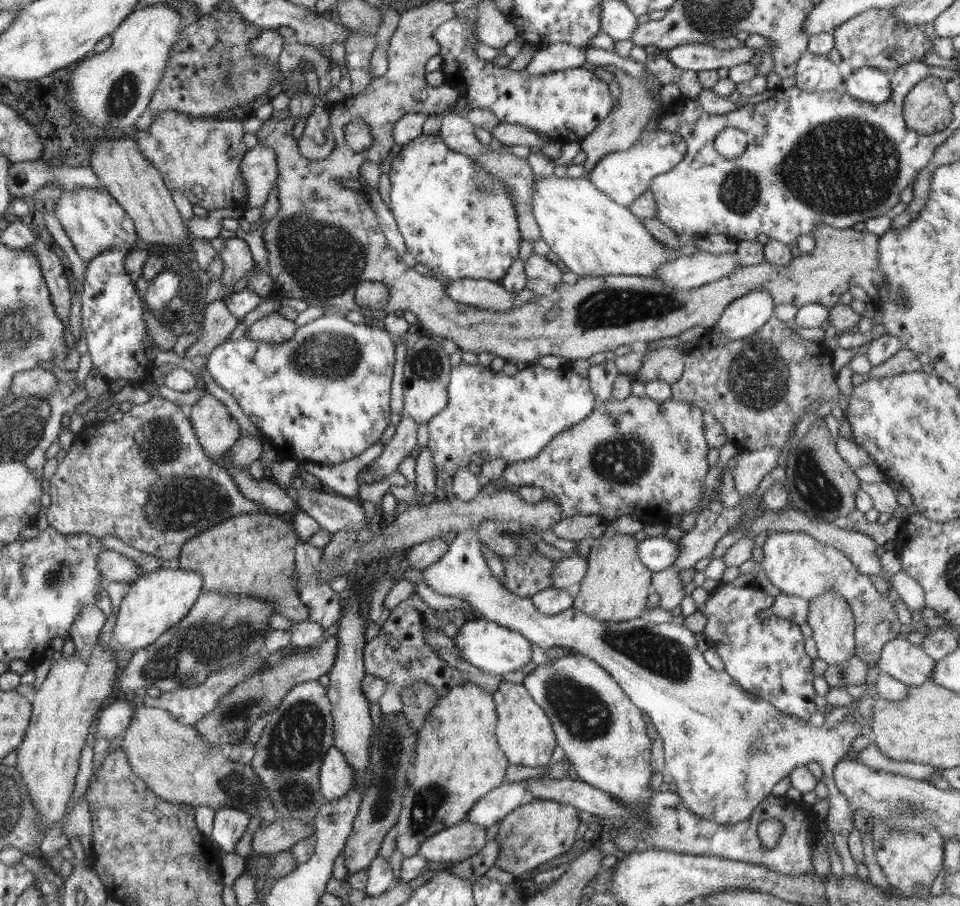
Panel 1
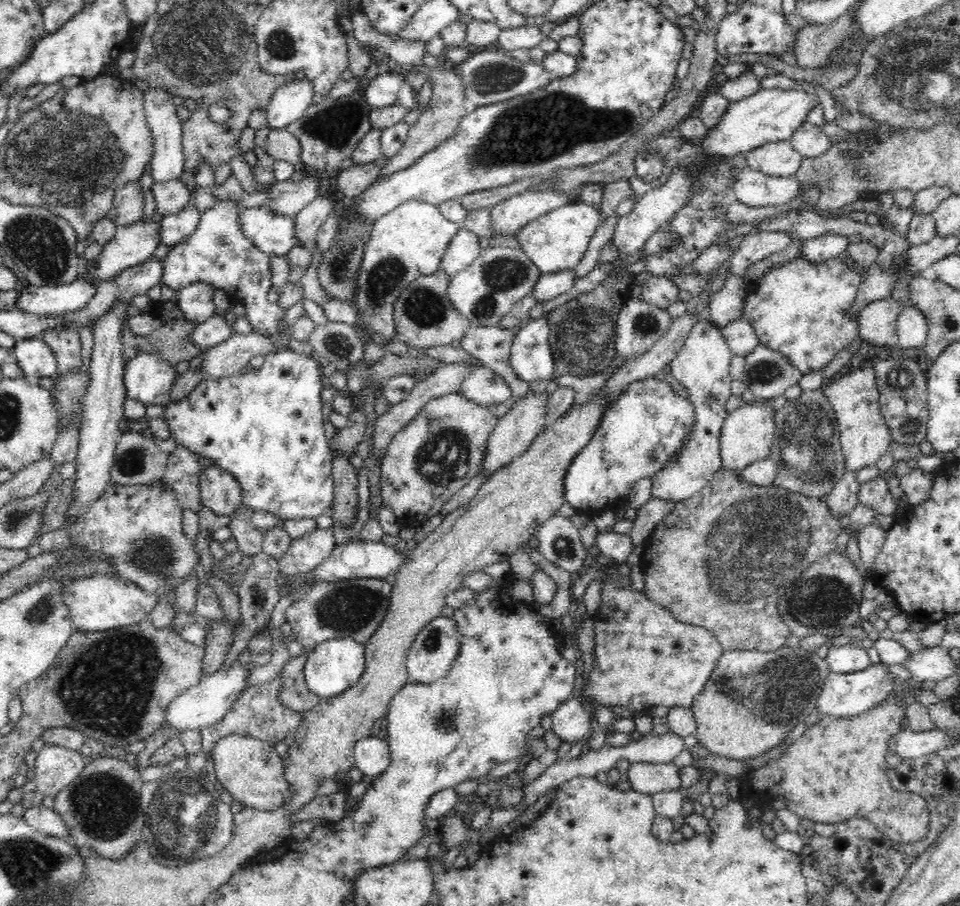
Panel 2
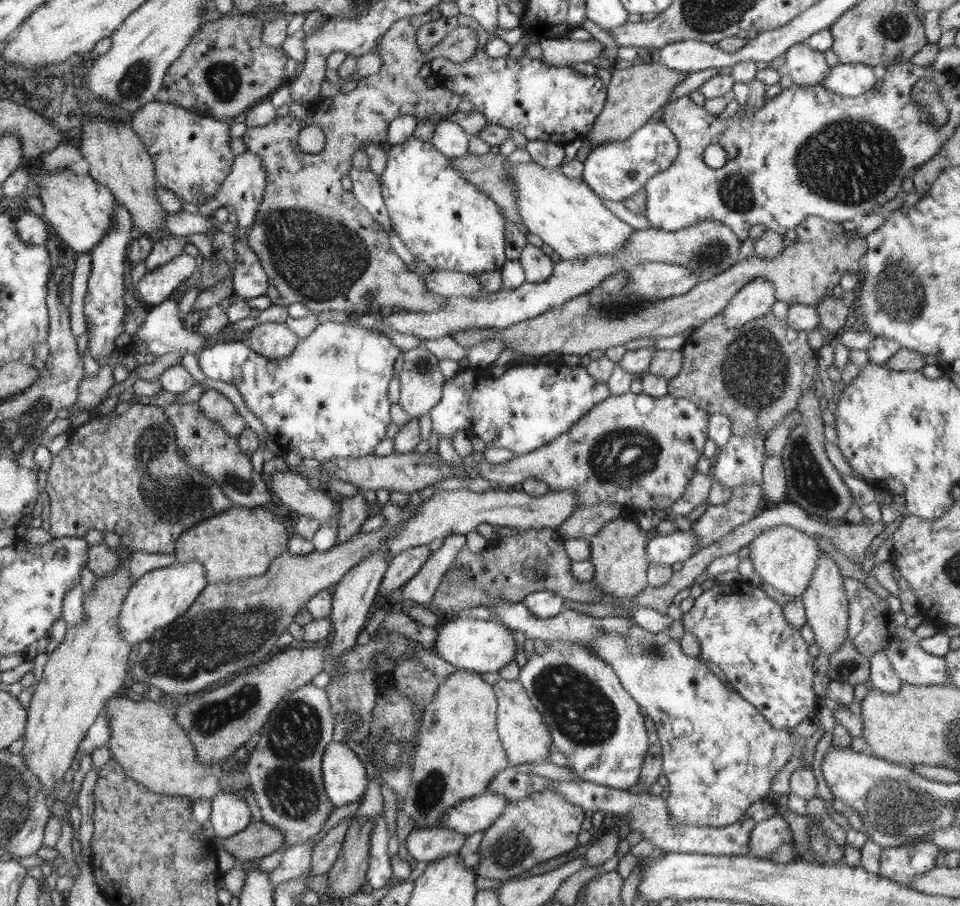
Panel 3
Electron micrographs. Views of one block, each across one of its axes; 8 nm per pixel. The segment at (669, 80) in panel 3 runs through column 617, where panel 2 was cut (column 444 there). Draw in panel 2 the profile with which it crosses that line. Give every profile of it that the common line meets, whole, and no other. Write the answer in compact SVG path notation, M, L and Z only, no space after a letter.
M442 65L441 72L438 72L435 68L431 68L430 70L430 67L426 68L426 70L422 68L420 72L424 72L426 80L431 80L431 99L426 106L426 110L424 110L417 121L411 125L407 134L407 139L404 141L400 152L397 152L394 158L387 160L387 164L380 171L379 178L406 170L406 168L415 164L420 158L423 158L425 156L424 154L444 144L448 138L454 136L455 130L458 128L462 117L467 113L462 105L465 89L460 75L450 70L448 65Z

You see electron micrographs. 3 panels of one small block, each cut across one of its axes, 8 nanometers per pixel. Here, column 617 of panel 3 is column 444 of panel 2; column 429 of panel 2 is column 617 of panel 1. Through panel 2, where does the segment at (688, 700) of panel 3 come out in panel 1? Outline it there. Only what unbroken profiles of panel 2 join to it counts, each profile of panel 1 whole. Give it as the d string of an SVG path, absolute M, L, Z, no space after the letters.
M470 527L460 531L448 546L448 550L438 561L420 570L420 575L425 583L438 594L460 598L472 604L483 619L496 622L500 626L515 630L533 644L537 644L545 651L556 647L568 647L575 652L591 658L607 670L614 680L620 685L624 694L642 711L650 716L652 724L656 727L664 747L664 772L672 776L672 781L677 786L678 795L682 797L684 805L690 812L712 819L721 825L736 824L747 819L754 808L772 792L772 788L789 776L800 765L817 762L823 770L822 782L828 785L830 808L826 816L826 826L829 835L838 833L849 838L854 832L854 810L848 802L843 801L844 796L839 793L833 781L834 766L840 760L847 758L847 753L852 749L852 741L859 736L862 726L872 724L874 704L879 695L876 694L876 680L880 674L896 678L905 685L916 685L932 680L930 675L934 671L935 661L922 650L898 636L890 640L884 647L880 659L874 668L868 669L868 677L864 684L874 690L874 694L866 694L856 701L856 708L831 729L826 725L814 727L794 715L782 713L772 705L768 699L756 697L744 690L744 687L732 678L725 669L716 671L710 667L698 650L698 640L695 632L689 630L681 623L652 623L644 616L626 622L598 622L588 614L580 612L573 607L548 616L536 610L529 597L521 597L511 593L492 575L482 552L481 540L476 535L476 529Z

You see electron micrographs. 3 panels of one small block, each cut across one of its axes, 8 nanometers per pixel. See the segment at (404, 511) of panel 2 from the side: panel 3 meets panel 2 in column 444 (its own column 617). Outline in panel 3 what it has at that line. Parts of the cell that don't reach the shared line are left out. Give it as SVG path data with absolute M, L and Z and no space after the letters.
M629 391L626 395L611 395L596 404L568 432L560 434L559 438L553 439L548 445L528 454L515 456L499 465L490 465L488 461L477 457L472 467L491 482L513 486L527 481L528 478L535 478L546 483L549 491L571 490L576 494L576 506L616 504L623 508L625 514L630 510L633 515L642 514L646 510L666 510L684 496L686 485L697 471L696 463L708 440L709 416L686 398L671 395L652 398L643 393L633 394Z

